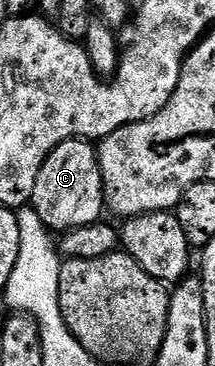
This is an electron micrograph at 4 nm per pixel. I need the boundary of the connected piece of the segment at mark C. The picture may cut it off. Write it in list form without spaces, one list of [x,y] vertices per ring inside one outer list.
[[[70,138],[65,144],[57,144],[53,152],[41,164],[37,172],[37,184],[33,184],[33,196],[29,203],[30,209],[41,216],[41,220],[47,226],[48,231],[66,232],[85,228],[85,224],[93,224],[100,221],[105,214],[105,203],[103,201],[103,177],[99,168],[99,151],[90,141],[82,138]]]

